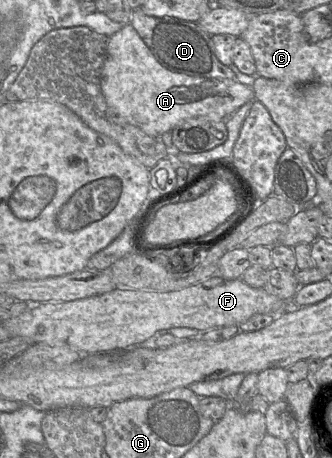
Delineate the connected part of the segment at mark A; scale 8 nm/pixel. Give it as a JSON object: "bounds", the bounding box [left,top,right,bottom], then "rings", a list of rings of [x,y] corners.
{"bounds":[101,24,255,137],"rings":[[[125,24],[109,38],[102,70],[101,90],[109,109],[116,116],[152,137],[160,137],[163,133],[172,131],[179,123],[191,118],[205,117],[213,121],[221,121],[233,115],[245,103],[255,100],[253,89],[238,80],[192,77],[168,70],[154,57],[130,24]]]}

